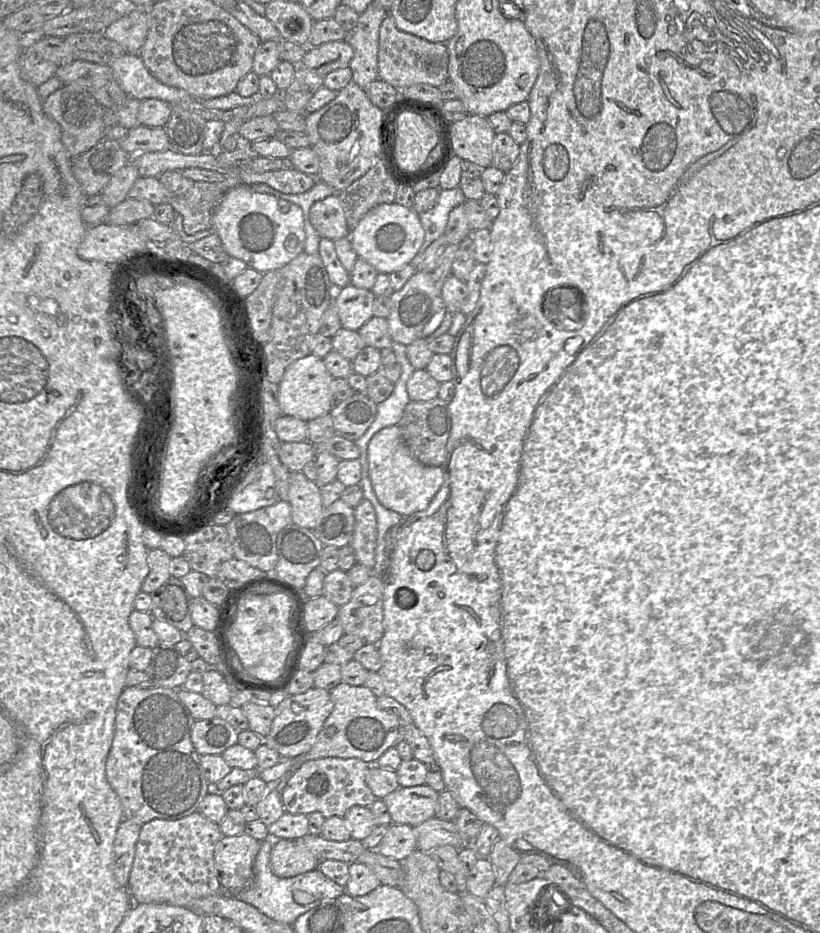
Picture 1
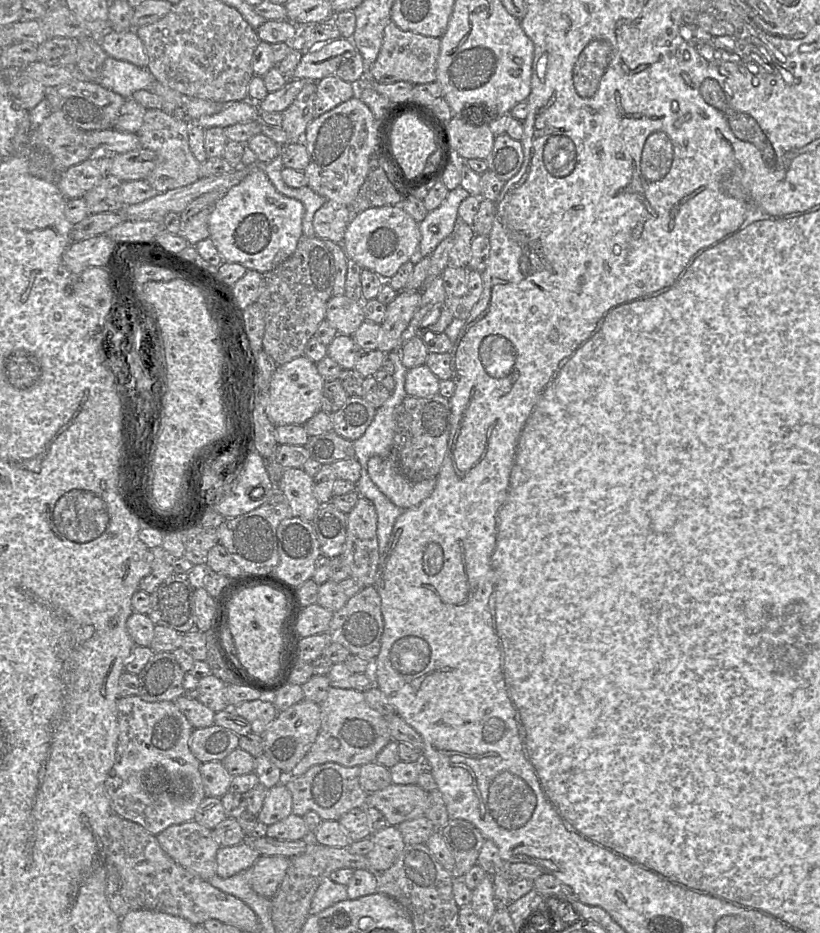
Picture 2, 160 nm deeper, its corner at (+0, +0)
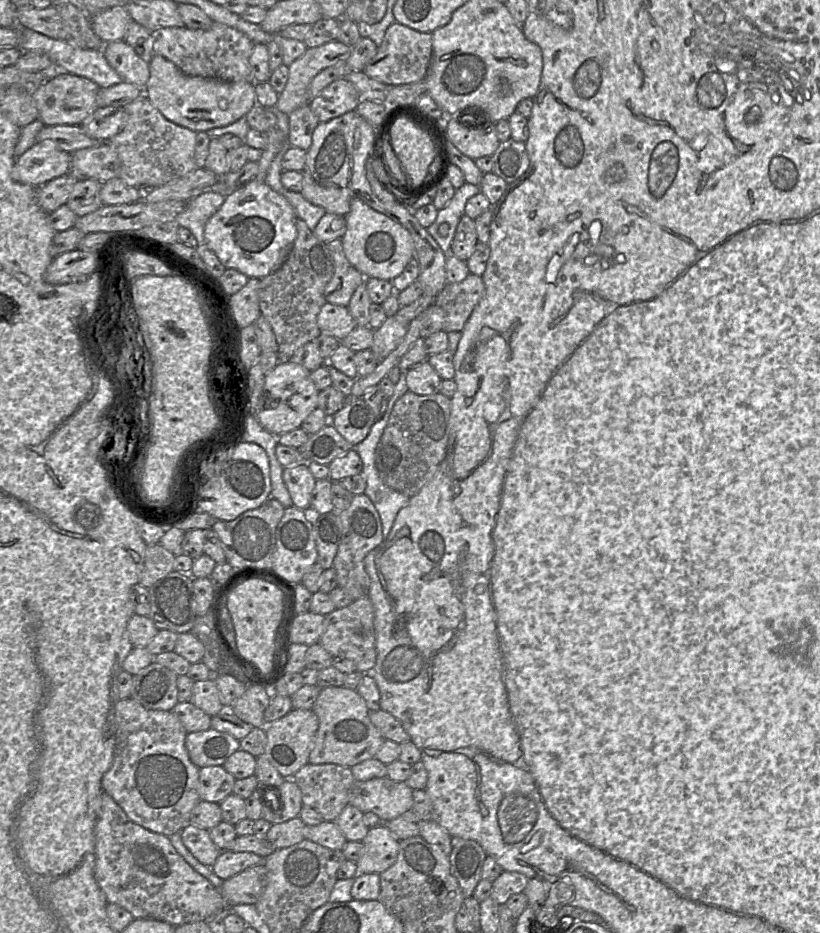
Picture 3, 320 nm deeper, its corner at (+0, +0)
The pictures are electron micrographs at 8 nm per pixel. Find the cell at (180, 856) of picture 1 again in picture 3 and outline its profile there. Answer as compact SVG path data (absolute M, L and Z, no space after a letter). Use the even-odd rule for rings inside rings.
M189 824L182 829L181 838L200 863L212 867L222 850L212 841L209 830Z

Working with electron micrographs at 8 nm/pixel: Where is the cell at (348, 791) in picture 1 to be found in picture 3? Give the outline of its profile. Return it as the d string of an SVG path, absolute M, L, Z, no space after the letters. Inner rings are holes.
M307 763L293 775L302 793L303 805L317 810L327 821L335 821L348 805L348 792L355 778L349 767Z

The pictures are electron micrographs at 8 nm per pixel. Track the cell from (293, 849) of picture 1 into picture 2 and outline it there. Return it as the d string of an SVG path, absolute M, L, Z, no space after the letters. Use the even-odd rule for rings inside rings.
M261 855L250 867L250 886L260 896L271 899L285 877L290 858Z

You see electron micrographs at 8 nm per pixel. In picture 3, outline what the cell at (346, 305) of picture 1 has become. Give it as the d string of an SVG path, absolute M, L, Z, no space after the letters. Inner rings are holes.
M327 302L318 313L317 325L321 332L340 341L357 326L347 307Z

